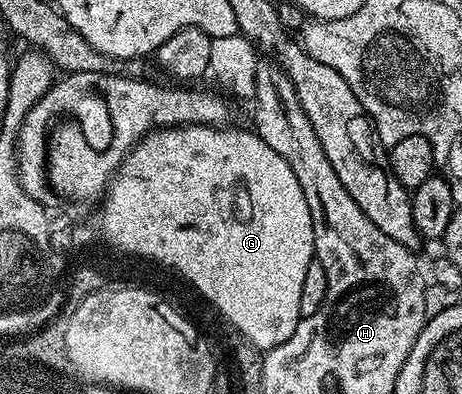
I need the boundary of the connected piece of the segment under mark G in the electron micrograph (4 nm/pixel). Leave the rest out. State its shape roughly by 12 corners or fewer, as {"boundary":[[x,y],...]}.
{"boundary":[[155,128],[100,228],[255,348],[300,320],[312,215],[246,129]]}

